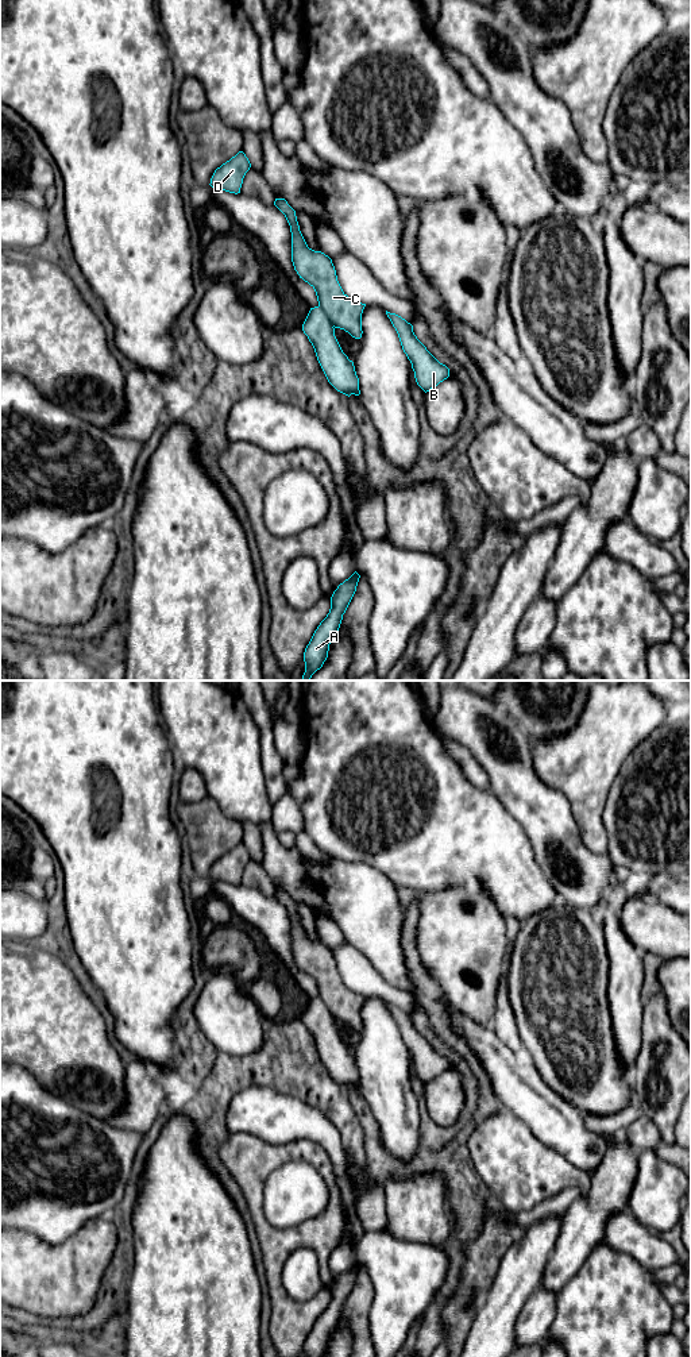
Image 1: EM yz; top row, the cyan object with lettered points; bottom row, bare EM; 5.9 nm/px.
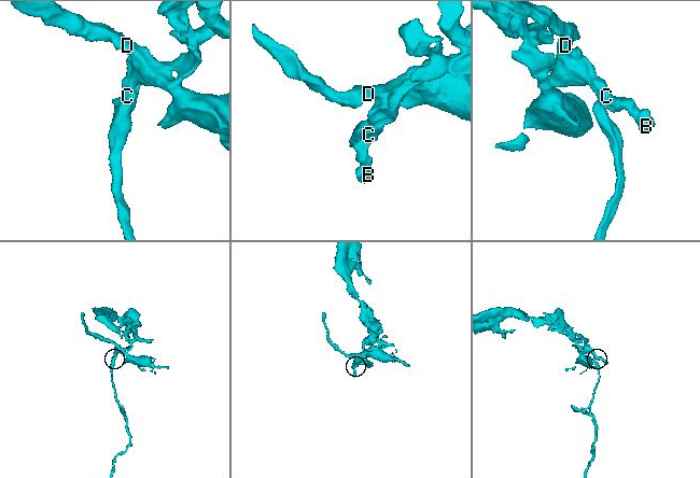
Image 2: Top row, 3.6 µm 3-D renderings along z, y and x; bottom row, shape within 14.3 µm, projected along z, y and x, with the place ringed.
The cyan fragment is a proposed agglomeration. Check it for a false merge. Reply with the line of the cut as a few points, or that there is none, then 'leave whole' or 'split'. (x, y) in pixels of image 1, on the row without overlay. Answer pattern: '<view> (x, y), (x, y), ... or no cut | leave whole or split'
no cut | leave whole

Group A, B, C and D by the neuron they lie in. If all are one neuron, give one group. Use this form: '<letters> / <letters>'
A B C D

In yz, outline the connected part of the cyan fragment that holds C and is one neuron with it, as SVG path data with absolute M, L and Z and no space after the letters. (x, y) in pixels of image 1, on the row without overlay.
M285 890L274 897L285 906L292 924L292 953L294 961L316 983L319 996L310 999L302 1022L312 1034L317 1052L328 1073L346 1087L359 1087L359 1069L354 1053L343 1044L335 1021L340 1019L352 1029L362 1029L362 1005L366 995L348 988L336 967L332 951L308 938L297 913L296 902Z

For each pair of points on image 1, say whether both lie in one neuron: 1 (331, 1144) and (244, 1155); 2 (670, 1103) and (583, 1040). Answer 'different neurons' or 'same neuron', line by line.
1: different neurons
2: different neurons

